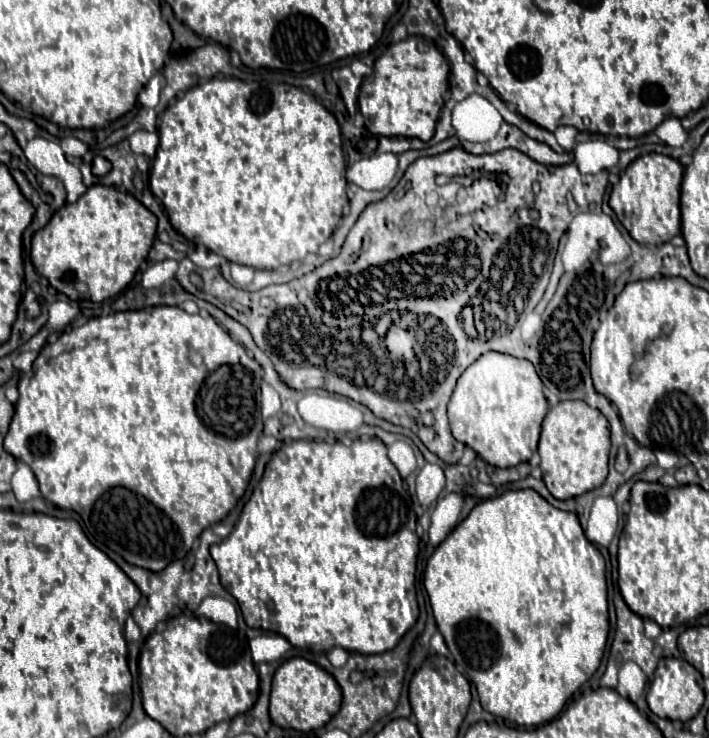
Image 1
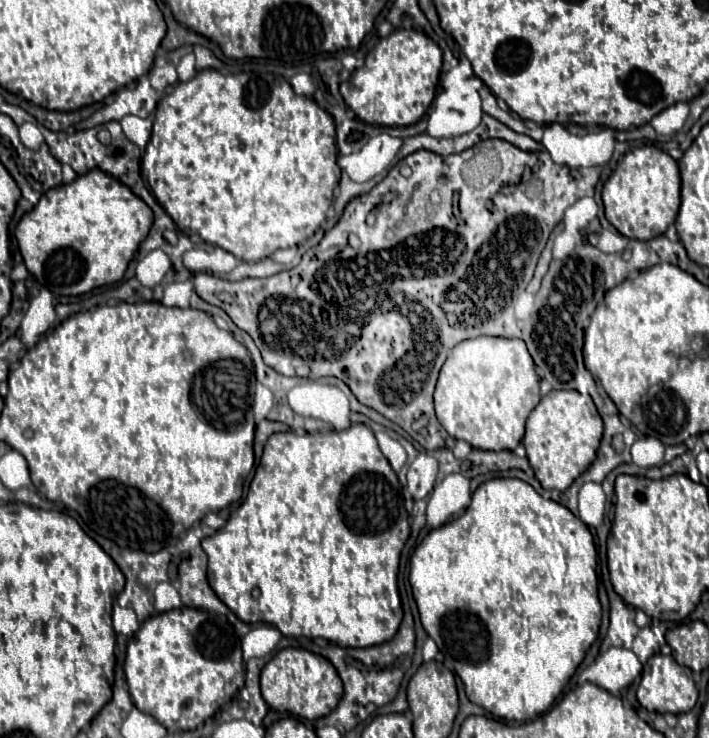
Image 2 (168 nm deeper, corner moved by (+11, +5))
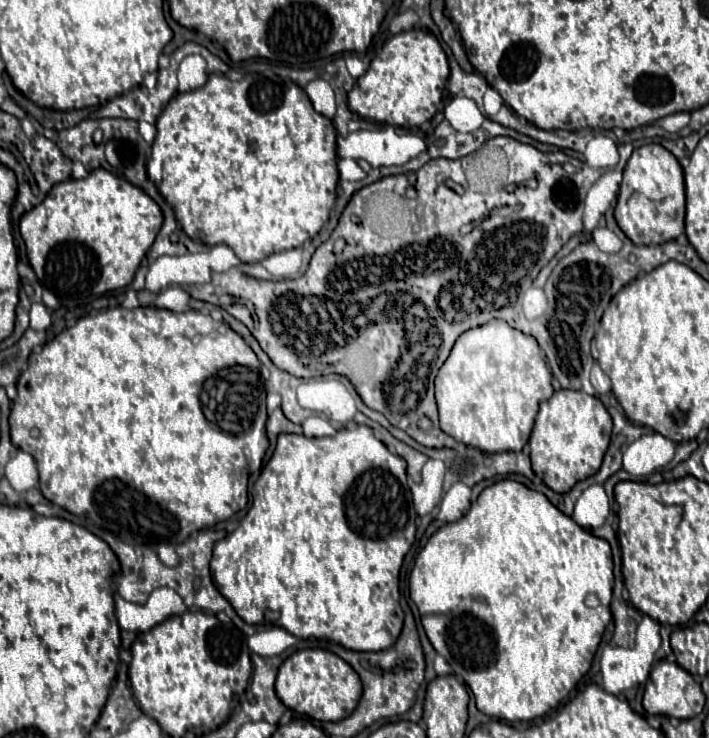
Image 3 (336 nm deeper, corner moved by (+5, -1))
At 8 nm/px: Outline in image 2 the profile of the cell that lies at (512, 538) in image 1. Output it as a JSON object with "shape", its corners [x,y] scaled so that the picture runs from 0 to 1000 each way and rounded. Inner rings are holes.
{"shape":[[[701,646],[701,649],[690,649],[690,652],[678,654],[670,663],[667,679],[650,701],[611,717],[588,738],[588,744],[580,755],[577,790],[583,798],[583,809],[585,809],[588,825],[591,825],[597,852],[616,871],[619,882],[625,885],[628,904],[633,904],[636,909],[642,909],[650,917],[661,950],[681,958],[684,963],[695,966],[704,974],[743,977],[743,974],[760,972],[780,955],[780,950],[788,944],[788,939],[794,936],[794,931],[800,928],[800,923],[805,920],[805,915],[811,912],[817,898],[822,896],[828,879],[842,866],[845,847],[848,847],[848,817],[842,809],[839,771],[842,771],[839,733],[836,733],[831,714],[825,714],[825,709],[819,709],[800,687],[794,687],[777,676],[766,676],[746,654],[740,654],[735,649]]]}

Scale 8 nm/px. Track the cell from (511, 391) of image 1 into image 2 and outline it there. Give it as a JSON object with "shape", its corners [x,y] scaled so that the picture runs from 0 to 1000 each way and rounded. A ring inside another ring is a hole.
{"shape":[[[678,454],[645,465],[625,492],[614,524],[622,579],[636,592],[684,611],[724,611],[735,600],[740,570],[760,541],[760,511],[740,462],[712,457]]]}

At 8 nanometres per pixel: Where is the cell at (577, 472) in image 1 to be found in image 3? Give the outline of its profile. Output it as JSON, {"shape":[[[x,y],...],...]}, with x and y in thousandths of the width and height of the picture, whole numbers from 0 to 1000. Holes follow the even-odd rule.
{"shape":[[[783,530],[780,538],[763,549],[746,595],[755,644],[760,644],[783,668],[803,668],[814,652],[822,652],[845,638],[859,603],[862,579],[862,562],[842,538],[822,530]]]}

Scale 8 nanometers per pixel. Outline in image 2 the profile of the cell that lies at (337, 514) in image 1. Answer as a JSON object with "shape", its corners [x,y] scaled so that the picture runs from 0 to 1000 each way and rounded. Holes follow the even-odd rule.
{"shape":[[[498,573],[495,579],[484,584],[464,584],[464,587],[447,587],[447,589],[416,589],[413,584],[405,587],[385,587],[371,608],[368,627],[360,638],[360,646],[354,652],[348,676],[343,684],[323,701],[320,711],[309,717],[303,725],[286,730],[286,744],[295,755],[295,771],[292,785],[306,809],[346,844],[379,844],[388,847],[399,860],[405,863],[422,863],[430,858],[430,863],[444,866],[461,866],[475,871],[478,877],[523,877],[549,869],[564,848],[568,837],[568,825],[560,798],[560,771],[563,771],[563,749],[577,728],[577,698],[571,690],[568,665],[563,657],[563,649],[557,638],[551,636],[549,625],[537,614],[532,595],[526,584],[512,573]]]}

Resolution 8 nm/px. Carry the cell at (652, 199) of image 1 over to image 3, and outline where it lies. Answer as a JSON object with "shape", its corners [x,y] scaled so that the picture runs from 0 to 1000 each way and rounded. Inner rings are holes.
{"shape":[[[932,196],[901,199],[879,234],[879,245],[870,264],[867,297],[876,313],[896,332],[932,332],[949,327],[963,316],[966,299],[966,245],[958,218]]]}

